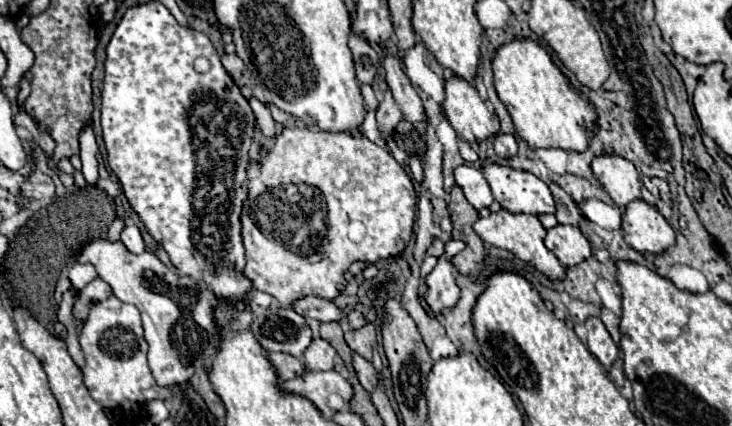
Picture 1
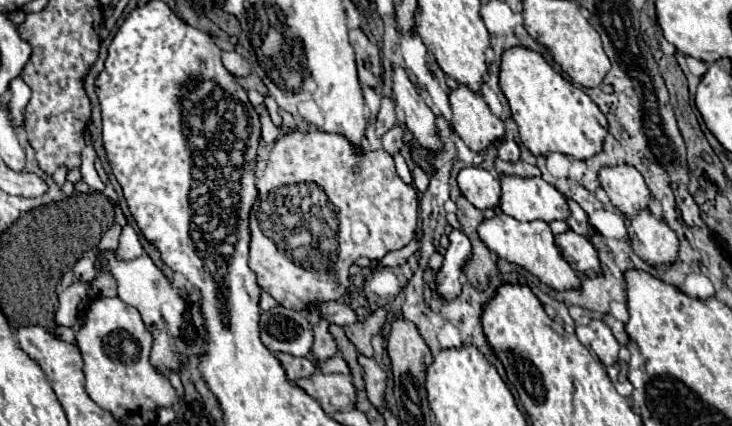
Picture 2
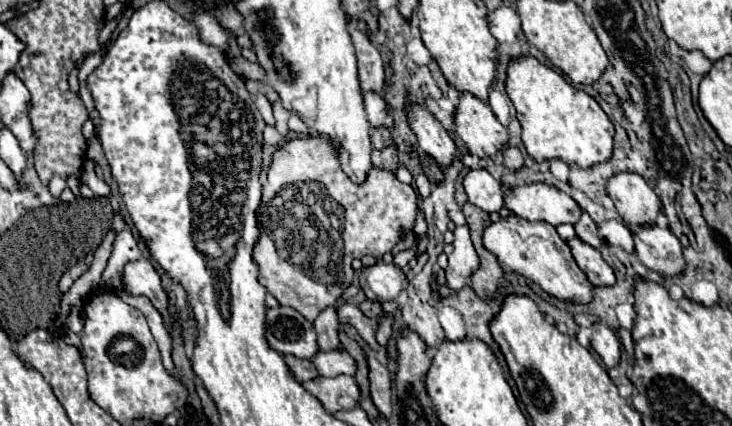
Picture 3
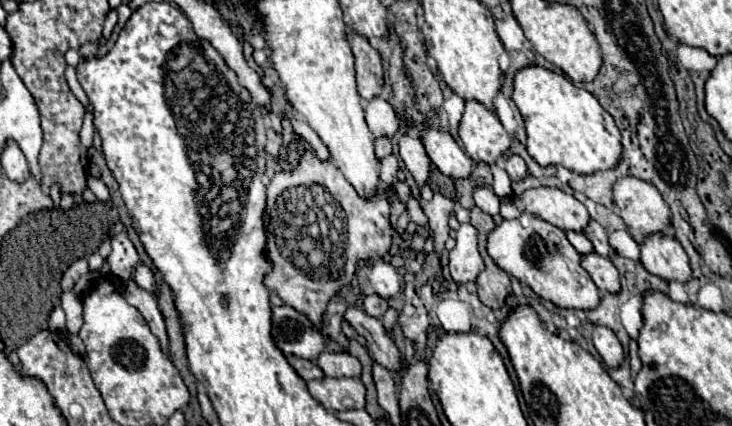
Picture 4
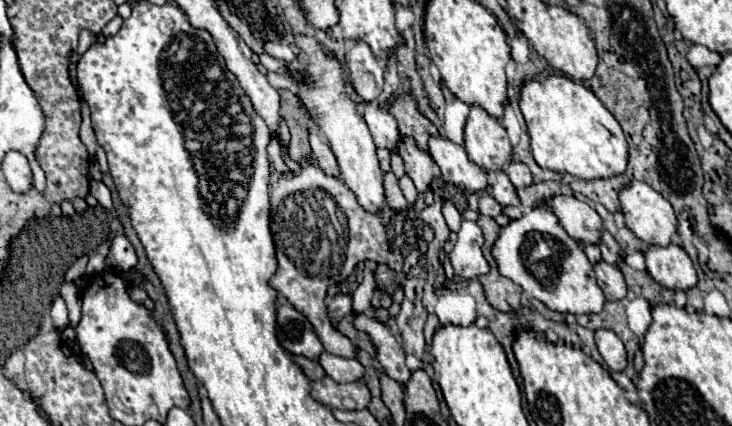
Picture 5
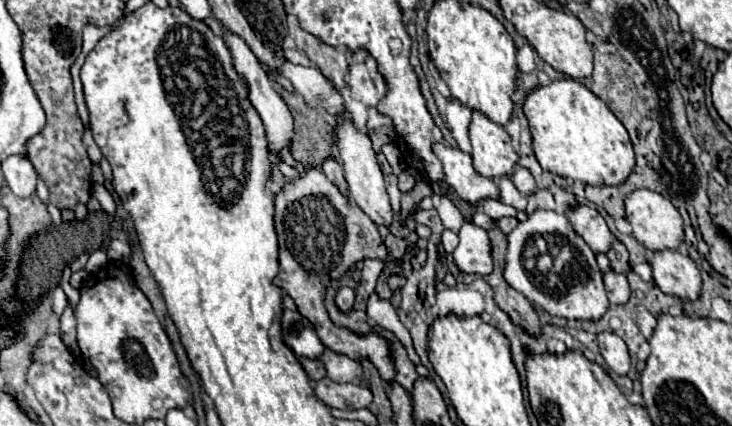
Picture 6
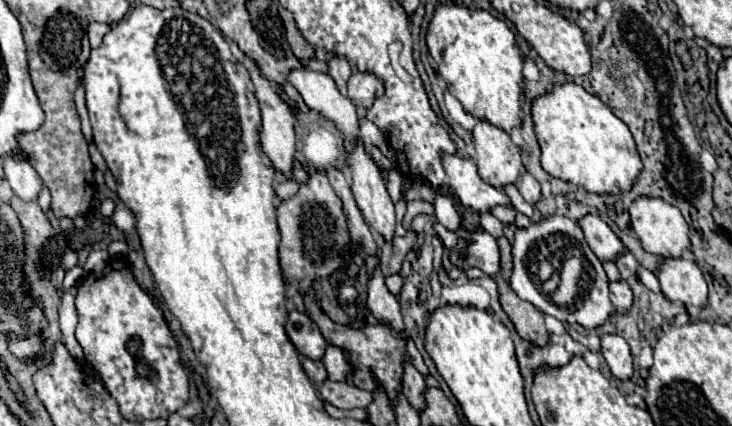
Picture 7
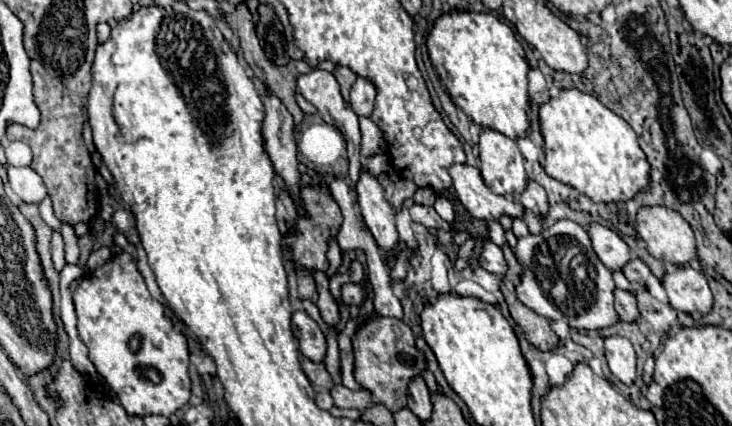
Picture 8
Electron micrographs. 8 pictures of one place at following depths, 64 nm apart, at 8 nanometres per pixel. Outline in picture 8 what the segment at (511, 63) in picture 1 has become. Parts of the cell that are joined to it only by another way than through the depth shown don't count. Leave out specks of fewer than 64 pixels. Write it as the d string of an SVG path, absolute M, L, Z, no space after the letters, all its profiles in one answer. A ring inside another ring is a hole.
M564 88L556 98L550 98L546 104L540 106L540 132L544 138L544 168L546 174L570 184L578 192L586 194L588 198L596 202L618 202L628 200L636 192L644 190L648 186L648 162L644 152L640 150L636 142L634 130L628 126L626 120L616 116L612 110L608 110L596 96L586 94L578 88Z

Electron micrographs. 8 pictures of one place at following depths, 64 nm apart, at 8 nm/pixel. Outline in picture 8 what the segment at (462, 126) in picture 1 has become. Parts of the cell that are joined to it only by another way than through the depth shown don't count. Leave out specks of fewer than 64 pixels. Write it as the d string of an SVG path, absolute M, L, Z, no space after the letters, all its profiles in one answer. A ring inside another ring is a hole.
M482 128L480 142L480 174L486 186L496 194L520 194L526 188L524 158L514 140L498 130Z

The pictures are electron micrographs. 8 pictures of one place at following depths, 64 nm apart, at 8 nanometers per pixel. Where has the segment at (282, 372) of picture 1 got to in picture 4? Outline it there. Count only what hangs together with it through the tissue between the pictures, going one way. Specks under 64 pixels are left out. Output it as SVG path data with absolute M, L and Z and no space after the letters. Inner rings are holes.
M286 356L286 358L288 358L288 364L296 370L296 374L298 374L302 380L306 380L306 382L324 376L322 370L320 370L314 362L310 362L310 360L300 360L300 358L296 358L296 356Z

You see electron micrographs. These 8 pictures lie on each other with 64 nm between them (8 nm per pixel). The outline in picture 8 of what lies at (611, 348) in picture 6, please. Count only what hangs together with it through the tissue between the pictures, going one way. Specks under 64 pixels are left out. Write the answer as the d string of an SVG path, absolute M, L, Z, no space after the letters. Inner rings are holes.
M608 336L604 338L604 350L612 374L630 386L636 378L636 352L632 344L622 336Z

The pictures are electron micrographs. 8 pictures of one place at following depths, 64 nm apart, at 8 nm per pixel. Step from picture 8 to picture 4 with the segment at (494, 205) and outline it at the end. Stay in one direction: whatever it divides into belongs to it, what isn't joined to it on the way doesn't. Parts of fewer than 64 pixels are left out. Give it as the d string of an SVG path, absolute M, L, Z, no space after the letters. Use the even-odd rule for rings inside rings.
M426 124L422 134L422 144L430 160L438 166L444 176L450 178L466 178L474 166L474 160L464 154L464 150L456 144L456 140L442 132L436 124Z

